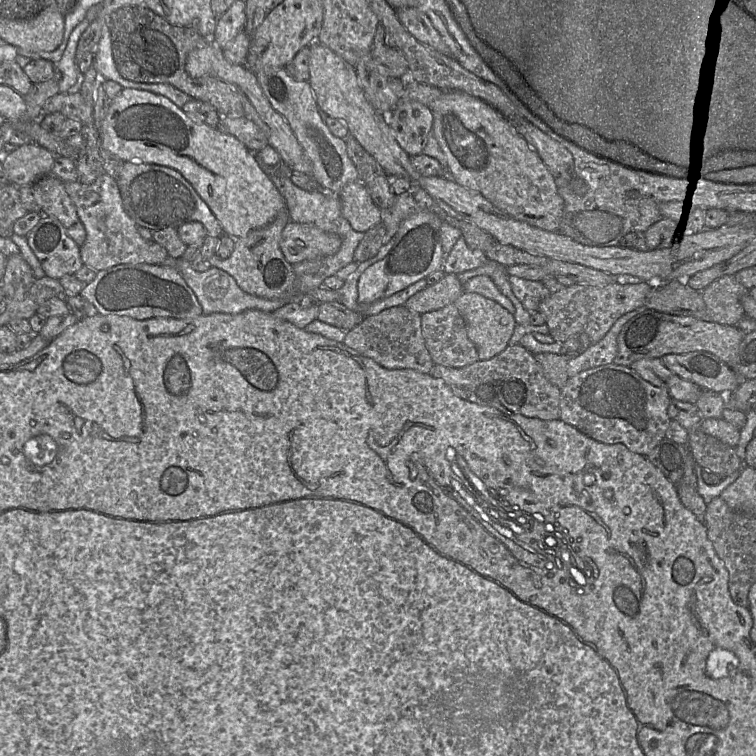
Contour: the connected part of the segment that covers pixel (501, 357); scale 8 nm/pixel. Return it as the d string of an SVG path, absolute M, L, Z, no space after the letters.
M517 344L508 345L488 360L453 368L434 364L429 374L442 379L460 398L483 406L490 406L507 414L521 414L541 420L560 418L560 388L545 376L534 354Z

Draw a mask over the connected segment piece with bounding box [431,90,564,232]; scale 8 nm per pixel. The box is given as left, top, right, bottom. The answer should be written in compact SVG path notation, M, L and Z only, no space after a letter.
M443 90L431 107L433 129L447 158L447 172L457 184L481 194L496 208L534 227L557 232L564 200L548 167L514 125L485 101L459 90Z

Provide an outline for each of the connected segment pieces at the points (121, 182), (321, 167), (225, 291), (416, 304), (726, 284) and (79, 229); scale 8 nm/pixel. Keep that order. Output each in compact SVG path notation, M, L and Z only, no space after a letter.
M125 162L119 173L118 186L125 212L137 226L151 231L177 229L187 222L203 224L208 236L221 237L223 228L209 206L177 170L156 164Z
M263 68L256 75L270 104L287 121L312 163L312 176L320 188L338 195L344 186L358 181L357 169L347 154L346 140L334 136L322 120L309 82L294 79L285 68Z
M169 256L160 265L174 267L180 272L187 285L195 293L203 309L203 314L205 315L213 313L238 314L248 309L256 309L272 313L276 309L283 307L291 300L295 299L292 296L277 299L265 299L248 294L238 286L235 279L226 271L211 266L207 271L199 272L192 268L191 263L184 261L181 258L175 259Z
M445 274L437 283L411 296L404 306L419 314L424 314L455 303L463 291L456 274Z
M733 275L723 276L711 283L701 292L710 322L738 326L746 317L741 300L748 293L749 290Z
M48 174L36 180L31 188L35 201L41 208L40 214L59 220L68 235L81 246L86 239L86 231L63 182Z

